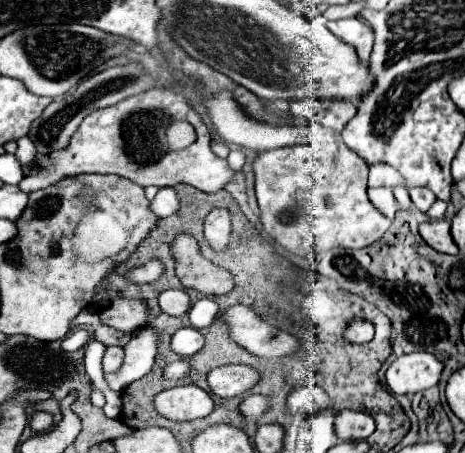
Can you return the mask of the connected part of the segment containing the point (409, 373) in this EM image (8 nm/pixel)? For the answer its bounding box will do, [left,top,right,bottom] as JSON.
[386,351,444,395]

